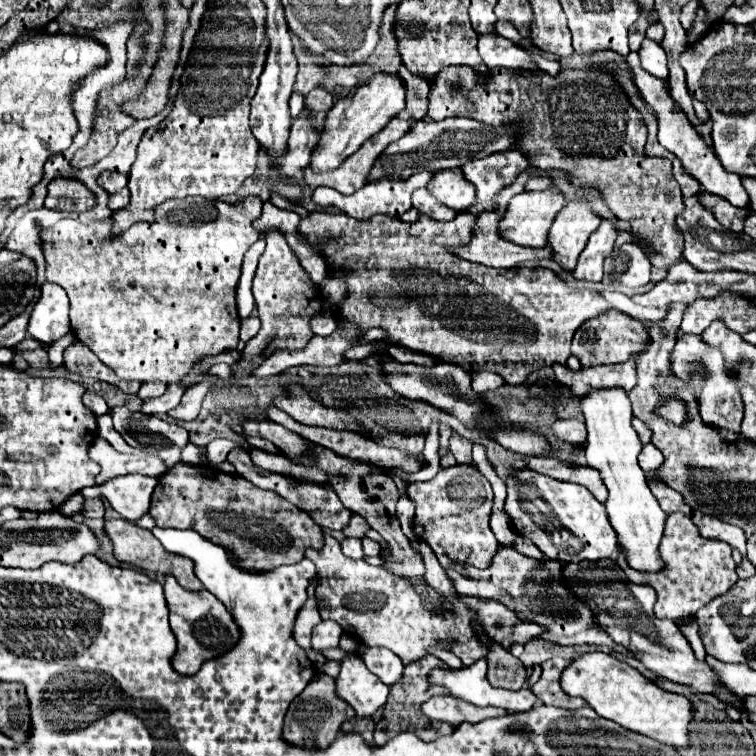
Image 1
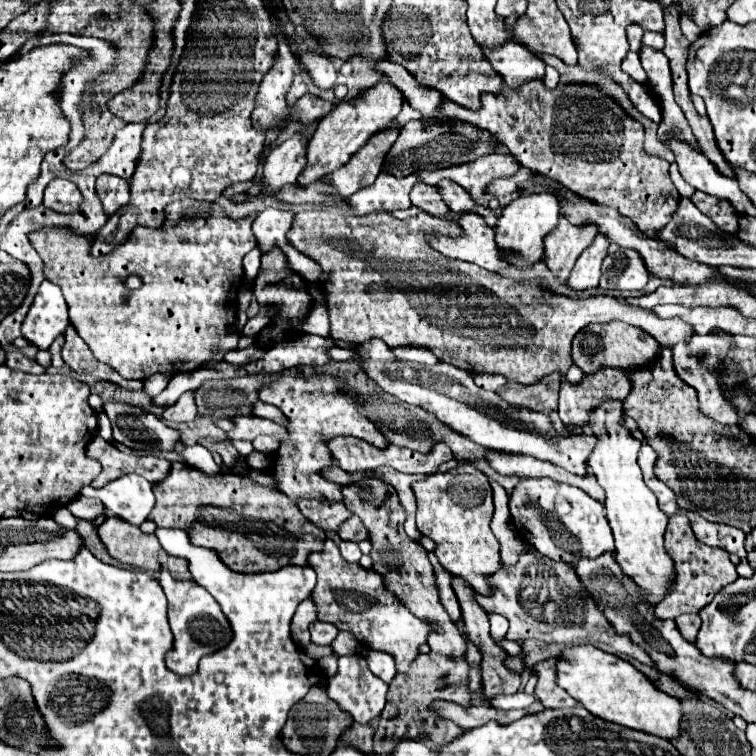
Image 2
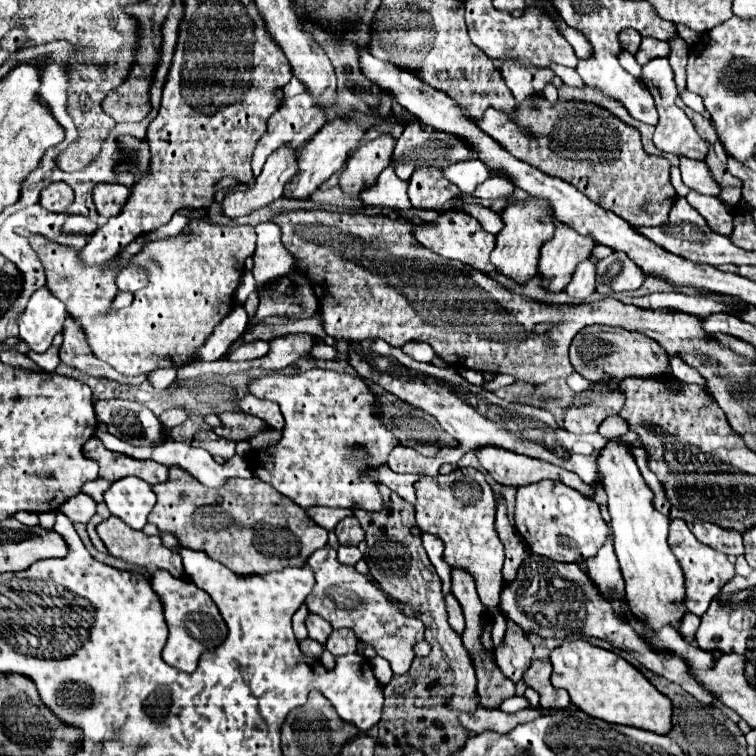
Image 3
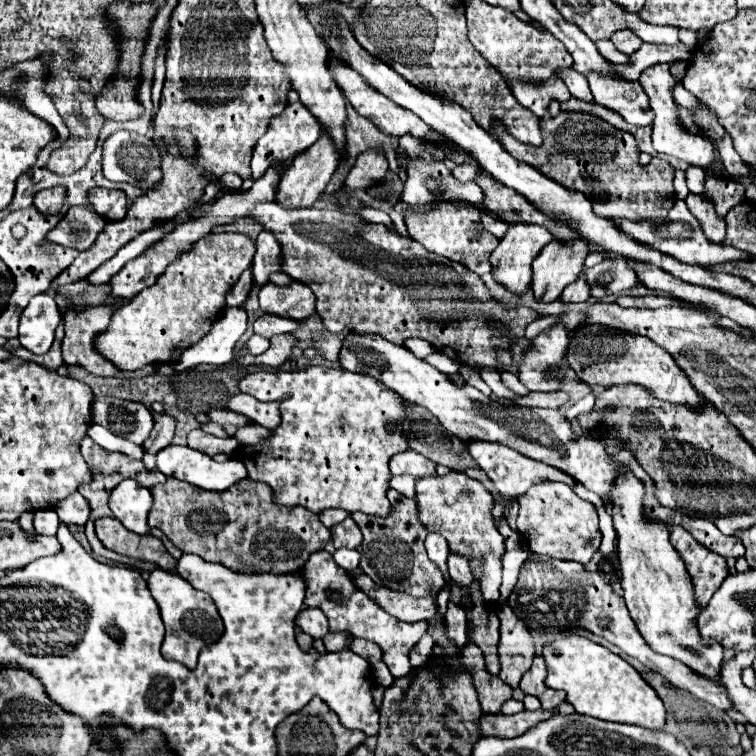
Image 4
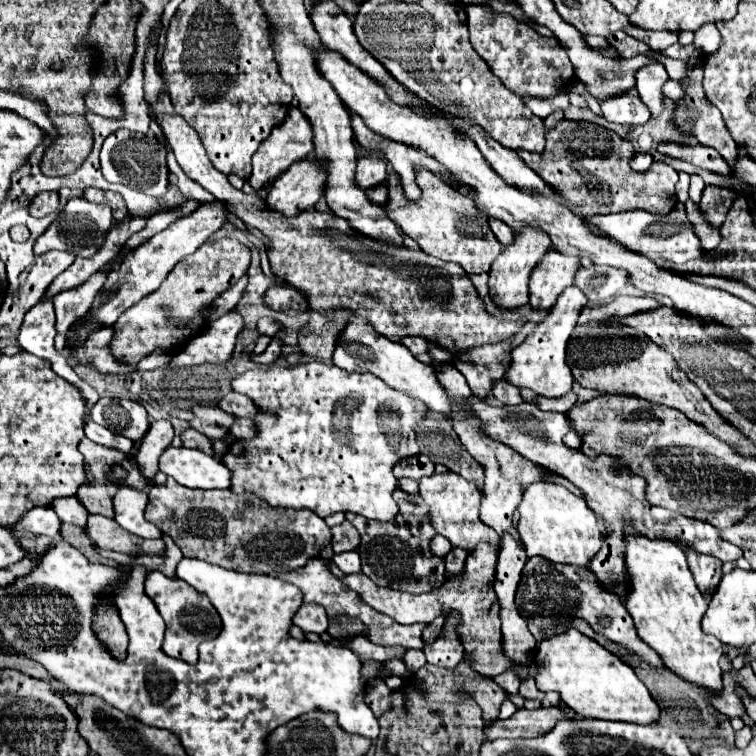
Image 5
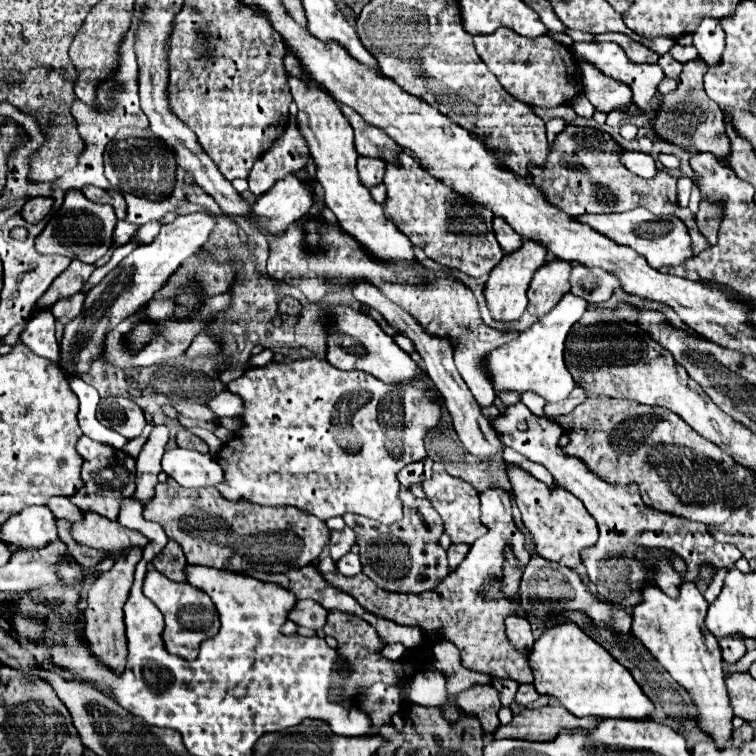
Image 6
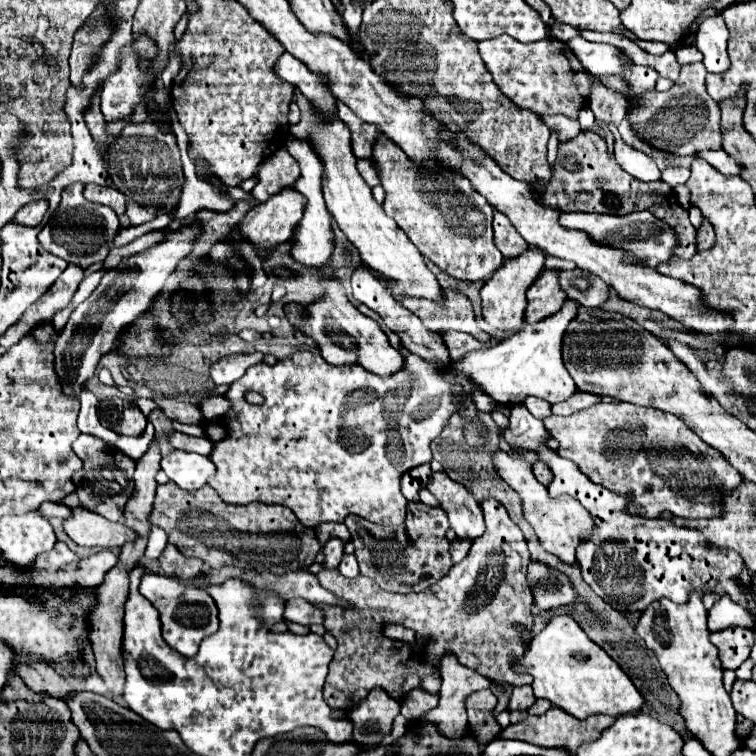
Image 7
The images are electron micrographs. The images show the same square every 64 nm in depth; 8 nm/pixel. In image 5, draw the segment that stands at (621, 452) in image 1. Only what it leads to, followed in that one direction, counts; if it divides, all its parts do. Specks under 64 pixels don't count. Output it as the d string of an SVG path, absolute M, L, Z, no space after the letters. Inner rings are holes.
M624 518L624 544L626 544L626 574L630 578L626 608L634 618L638 636L654 648L664 664L686 680L706 686L714 692L722 690L720 656L724 644L714 636L706 636L700 628L700 620L708 608L708 600L696 588L696 582L688 570L684 552L670 540L648 540L634 532L632 522Z

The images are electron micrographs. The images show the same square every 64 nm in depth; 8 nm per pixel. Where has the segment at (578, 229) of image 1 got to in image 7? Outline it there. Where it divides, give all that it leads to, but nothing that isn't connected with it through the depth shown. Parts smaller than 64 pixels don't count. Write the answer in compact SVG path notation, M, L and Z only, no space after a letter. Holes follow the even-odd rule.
M544 268L540 276L534 280L534 284L528 288L528 308L526 308L526 318L530 322L542 320L546 316L552 316L560 310L562 302L566 300L564 290L560 288L556 276L560 270L550 270Z

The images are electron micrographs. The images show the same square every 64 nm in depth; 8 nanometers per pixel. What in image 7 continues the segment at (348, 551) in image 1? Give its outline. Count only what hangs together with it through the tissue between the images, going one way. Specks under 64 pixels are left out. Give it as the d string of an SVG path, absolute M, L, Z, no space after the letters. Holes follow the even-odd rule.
M344 554L338 570L340 570L340 574L346 576L346 578L356 578L356 576L360 574L360 568L358 568L358 564L356 564L356 556Z

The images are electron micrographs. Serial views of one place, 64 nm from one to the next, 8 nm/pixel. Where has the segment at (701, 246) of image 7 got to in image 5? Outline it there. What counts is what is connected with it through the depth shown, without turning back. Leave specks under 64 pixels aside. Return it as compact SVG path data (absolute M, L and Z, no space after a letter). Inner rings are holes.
M708 184L702 192L702 198L700 198L700 210L706 214L706 220L710 224L720 226L726 218L726 212L728 212L730 204L734 204L738 194L740 194L738 190Z

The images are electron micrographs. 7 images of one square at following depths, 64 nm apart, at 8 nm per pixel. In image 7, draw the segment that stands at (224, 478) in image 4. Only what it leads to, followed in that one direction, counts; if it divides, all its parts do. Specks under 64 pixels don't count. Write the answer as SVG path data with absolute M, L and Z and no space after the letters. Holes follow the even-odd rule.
M174 450L162 458L162 470L166 476L184 490L198 490L212 476L216 476L216 466L208 456Z

